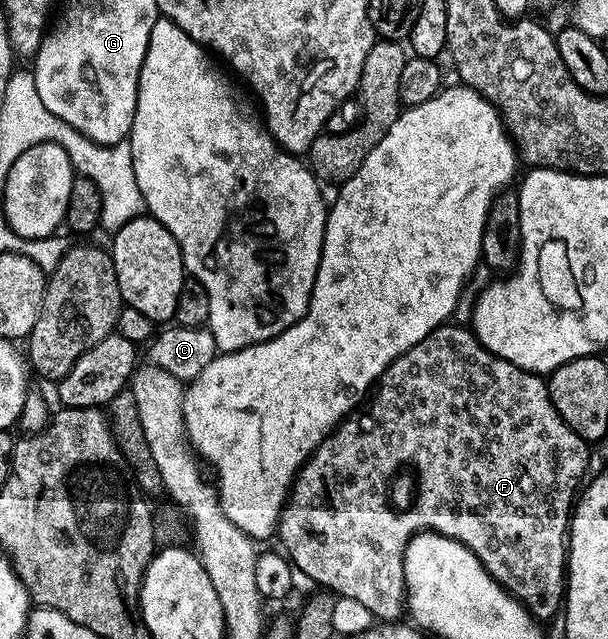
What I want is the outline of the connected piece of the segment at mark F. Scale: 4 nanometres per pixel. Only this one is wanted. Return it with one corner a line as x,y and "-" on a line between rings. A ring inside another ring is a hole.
445,322
439,328
422,338
410,350
406,350
389,368
380,375
375,385
376,397
368,404
368,416
361,420
348,418
343,421
309,456
291,485
284,510
280,514
278,537
284,543
286,553
293,569
304,576
309,576
321,589
337,597
354,598
370,610
373,618
380,622
396,622
405,615
406,593
404,591
404,551
418,532
440,532
452,540
462,542
477,558
483,562
484,569
498,581
501,588
507,588
537,620
547,622
556,611
561,611
566,600
566,561
568,559
568,537
570,521
574,511
574,501
578,489
585,479
584,471
588,468
588,448
586,441
558,414
554,402
548,393
548,385
543,375
527,372
492,352
488,352
467,327
459,328
453,322
-
403,464
412,464
416,471
416,501
405,512
391,512
384,491
388,488
388,479

